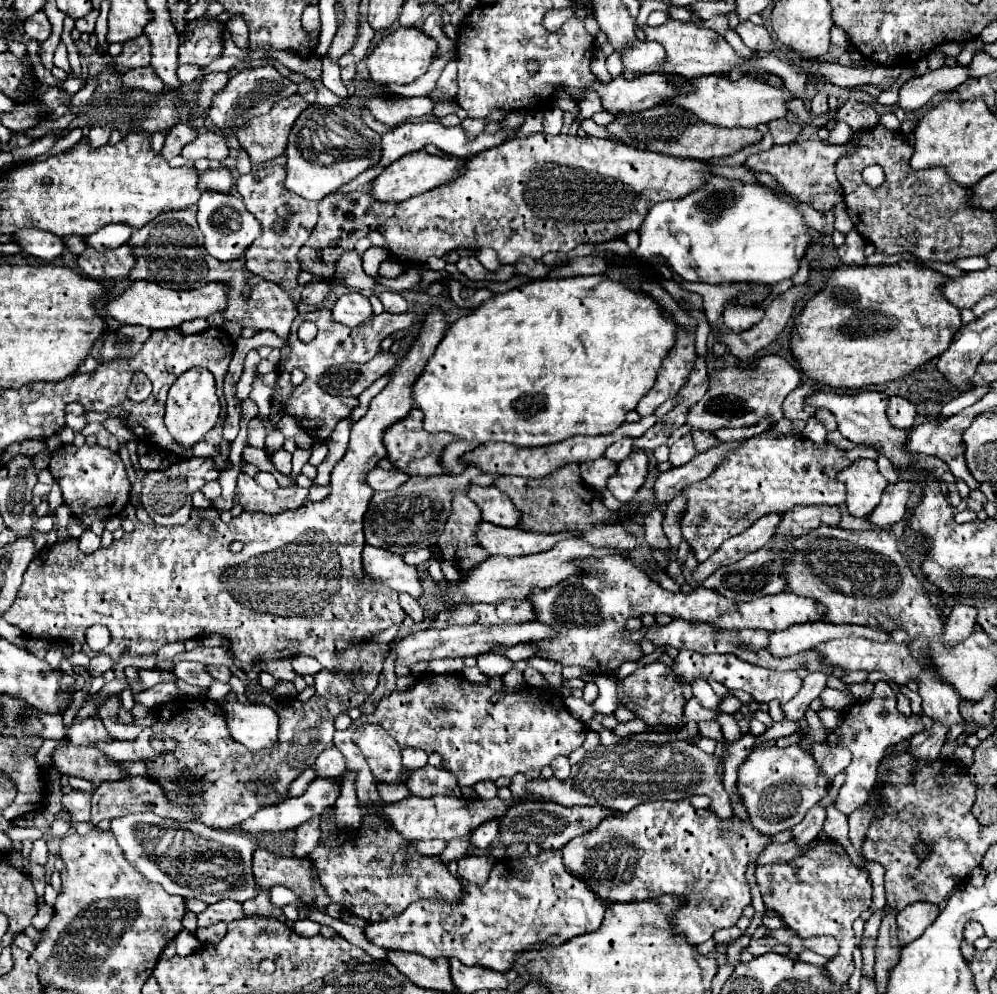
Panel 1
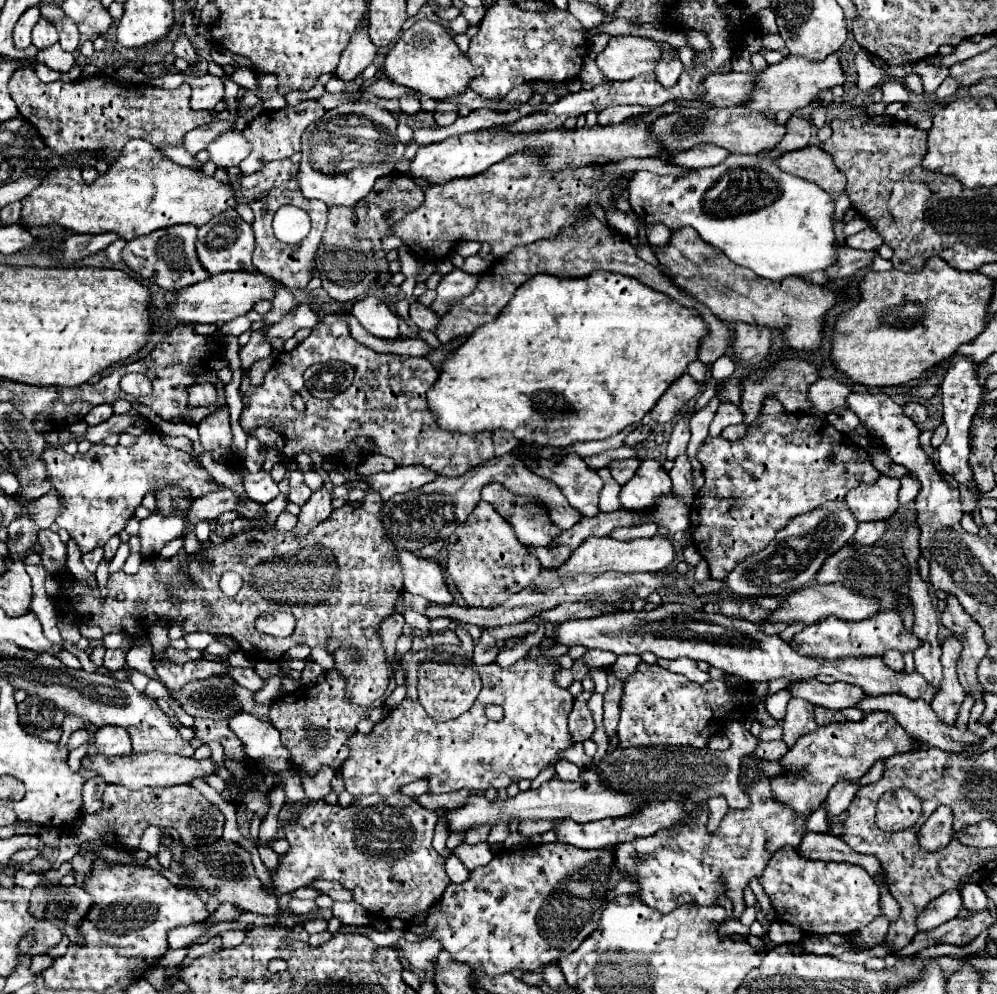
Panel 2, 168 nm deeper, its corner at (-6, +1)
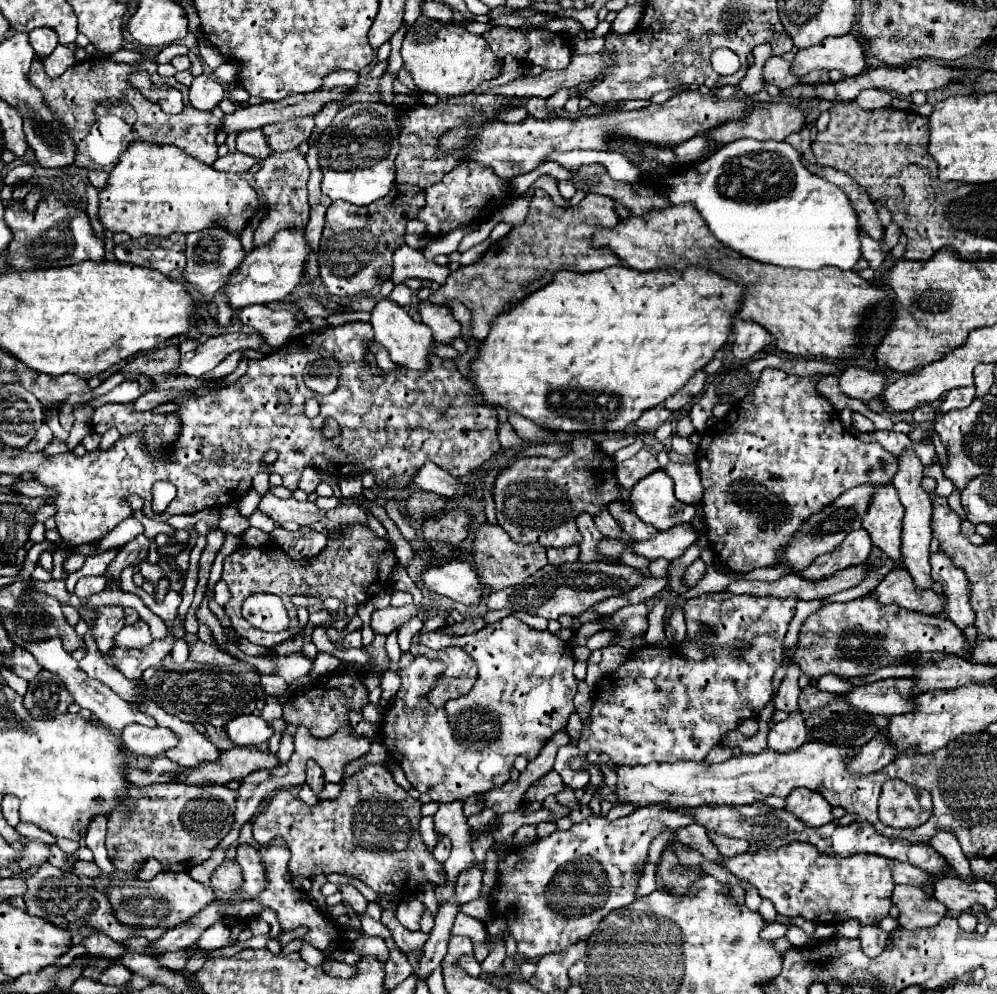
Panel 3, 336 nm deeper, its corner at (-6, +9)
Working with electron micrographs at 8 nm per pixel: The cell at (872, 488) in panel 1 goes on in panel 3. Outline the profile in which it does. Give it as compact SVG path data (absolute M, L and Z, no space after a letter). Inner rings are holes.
M876 484L872 500L862 518L862 528L868 530L874 546L884 550L894 562L900 560L900 528L904 506L900 504L894 484Z

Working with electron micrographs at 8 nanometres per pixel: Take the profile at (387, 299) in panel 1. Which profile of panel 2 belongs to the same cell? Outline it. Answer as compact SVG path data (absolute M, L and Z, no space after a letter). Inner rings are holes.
M420 302L410 304L410 318L420 330L428 330L428 332L434 332L438 328L438 324L440 324L438 314L432 312L432 308L428 308L428 306L420 304Z

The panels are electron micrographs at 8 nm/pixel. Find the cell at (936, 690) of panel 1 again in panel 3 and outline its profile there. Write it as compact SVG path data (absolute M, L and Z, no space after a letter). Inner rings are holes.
M904 452L900 458L898 458L898 472L892 480L892 484L896 486L898 494L900 494L900 502L902 506L906 508L906 514L904 514L904 520L902 520L902 562L904 562L904 568L908 570L908 574L912 576L914 584L920 588L920 590L928 590L934 580L930 576L930 562L928 562L928 548L930 548L930 542L932 542L932 530L930 530L930 514L932 514L932 502L930 502L930 494L924 492L924 488L920 486L920 480L922 480L922 462L912 454L912 452Z

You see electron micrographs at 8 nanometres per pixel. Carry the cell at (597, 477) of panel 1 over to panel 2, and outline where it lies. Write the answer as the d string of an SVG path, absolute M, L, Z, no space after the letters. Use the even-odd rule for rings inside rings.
M632 458L632 460L618 460L618 462L610 462L610 464L608 464L612 478L614 478L620 486L624 486L624 484L636 474L638 466L640 466L640 460L634 460L634 458Z

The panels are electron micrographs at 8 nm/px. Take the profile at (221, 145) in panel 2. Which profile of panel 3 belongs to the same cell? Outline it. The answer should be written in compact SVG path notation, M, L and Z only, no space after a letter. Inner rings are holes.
M260 128L256 130L244 130L236 136L236 148L244 154L250 154L250 156L256 156L256 158L266 158L272 154L272 150L268 148L266 140L264 140L264 134Z

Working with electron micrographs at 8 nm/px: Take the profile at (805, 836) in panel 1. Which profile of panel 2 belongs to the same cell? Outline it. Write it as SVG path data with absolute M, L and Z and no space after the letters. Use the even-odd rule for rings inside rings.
M850 780L838 782L830 790L830 794L826 798L826 814L828 816L836 816L836 814L844 812L850 806L850 802L854 800L854 796L856 796L858 790L860 790L858 782L850 782Z

